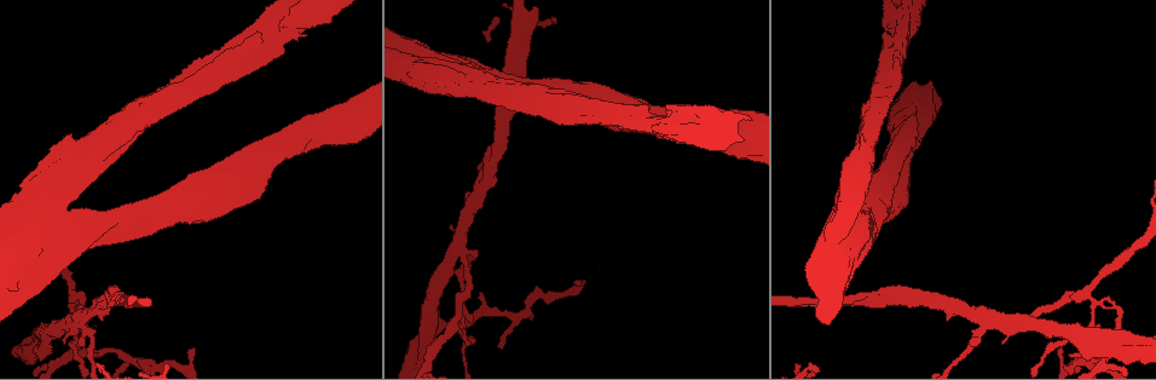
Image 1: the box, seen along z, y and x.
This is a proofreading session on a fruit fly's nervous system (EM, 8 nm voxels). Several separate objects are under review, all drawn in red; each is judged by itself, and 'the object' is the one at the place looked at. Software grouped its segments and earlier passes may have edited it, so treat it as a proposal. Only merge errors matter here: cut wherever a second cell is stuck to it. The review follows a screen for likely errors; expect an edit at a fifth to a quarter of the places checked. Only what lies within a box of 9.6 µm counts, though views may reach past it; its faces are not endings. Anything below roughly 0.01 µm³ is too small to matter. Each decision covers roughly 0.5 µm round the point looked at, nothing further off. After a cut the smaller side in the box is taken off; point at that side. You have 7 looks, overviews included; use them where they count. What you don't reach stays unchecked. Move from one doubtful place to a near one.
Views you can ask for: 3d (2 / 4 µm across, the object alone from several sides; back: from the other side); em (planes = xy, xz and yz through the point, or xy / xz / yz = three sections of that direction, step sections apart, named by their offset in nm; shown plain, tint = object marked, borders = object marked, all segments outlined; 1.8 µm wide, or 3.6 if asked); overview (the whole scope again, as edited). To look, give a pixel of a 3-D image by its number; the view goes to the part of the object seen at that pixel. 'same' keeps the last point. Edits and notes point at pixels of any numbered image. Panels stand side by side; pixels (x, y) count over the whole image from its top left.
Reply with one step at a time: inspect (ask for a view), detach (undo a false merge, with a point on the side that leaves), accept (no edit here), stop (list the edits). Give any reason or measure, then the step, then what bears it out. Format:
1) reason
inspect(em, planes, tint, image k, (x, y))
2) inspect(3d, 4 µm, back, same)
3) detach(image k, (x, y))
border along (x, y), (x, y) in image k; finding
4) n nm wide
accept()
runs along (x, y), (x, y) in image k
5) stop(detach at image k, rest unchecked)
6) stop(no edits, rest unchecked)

abrupt turn
inspect(em, planes, tint, image 1, (68, 322))

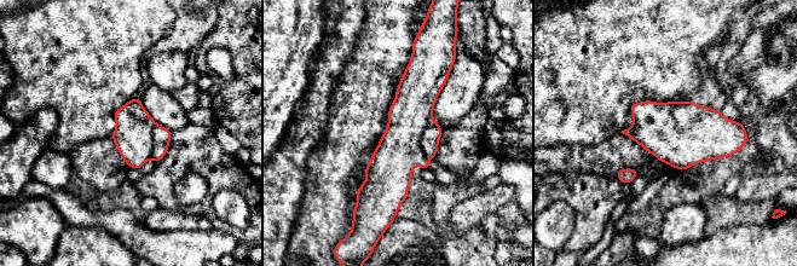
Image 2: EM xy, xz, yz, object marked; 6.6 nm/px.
detach(image 2, (429, 140))
two cells meet here

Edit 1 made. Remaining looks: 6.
closes a loop
inspect(em, 3.6 µm, xy, step 16, tint, image 1, (517, 30))

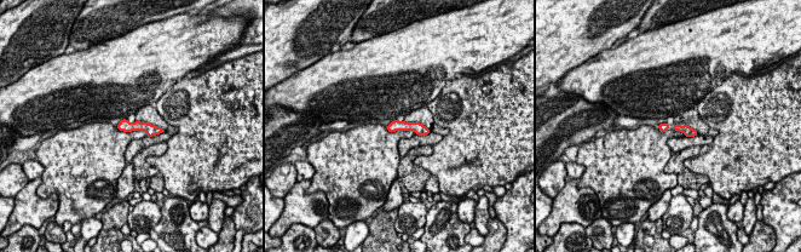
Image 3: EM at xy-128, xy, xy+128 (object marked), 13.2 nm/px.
inspect(em, 3.6 µm, yz, step 8, borders, same)

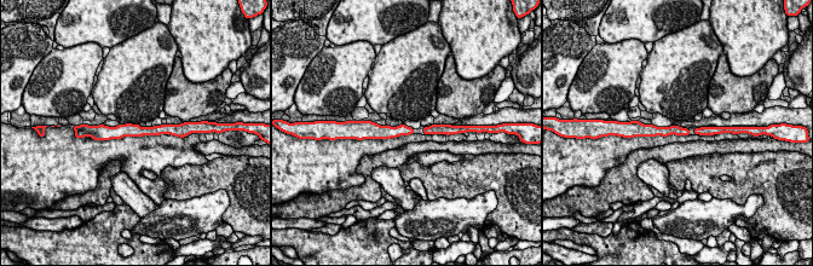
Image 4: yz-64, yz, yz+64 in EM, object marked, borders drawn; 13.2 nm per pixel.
130 nm wide
accept()
one cell here

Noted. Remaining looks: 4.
sharp bend
inspect(3d, 4 µm, image 1, (893, 16))

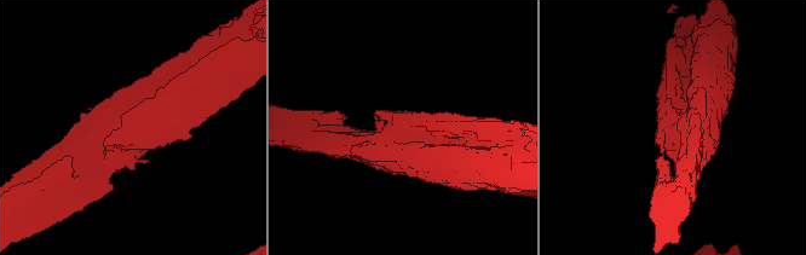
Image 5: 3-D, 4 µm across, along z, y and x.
inspect(em, 3.6 µm, planes, plain, image 5, (673, 128))

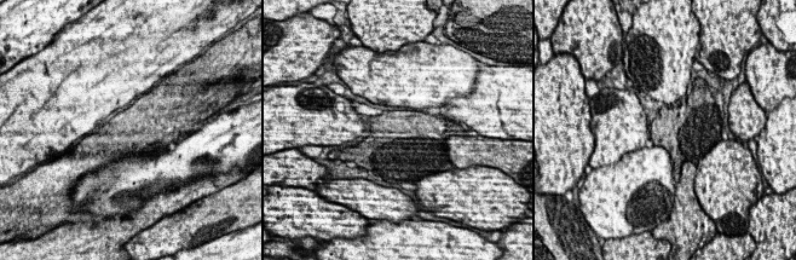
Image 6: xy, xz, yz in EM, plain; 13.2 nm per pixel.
inspect(em, 3.6 µm, planes, tint, same)

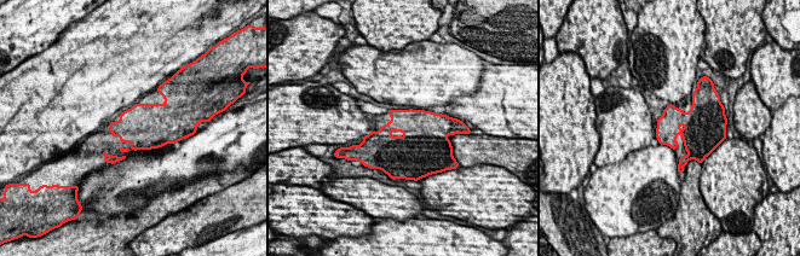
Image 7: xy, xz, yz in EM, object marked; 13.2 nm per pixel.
480 nm wide
accept()
one cell here

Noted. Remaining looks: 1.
stop(detach at image 2, rest unchecked)

